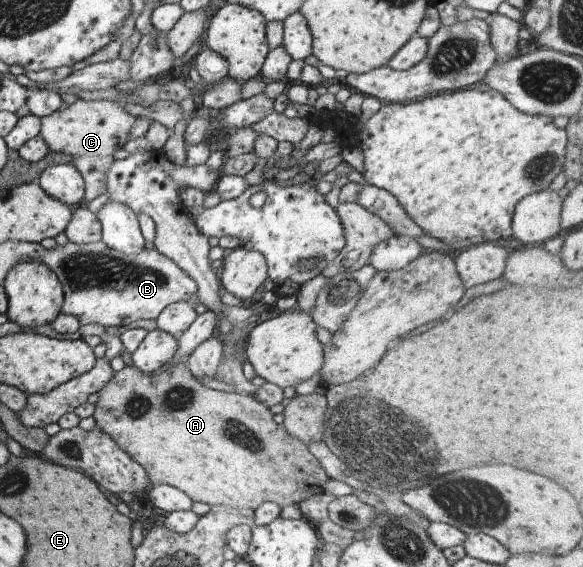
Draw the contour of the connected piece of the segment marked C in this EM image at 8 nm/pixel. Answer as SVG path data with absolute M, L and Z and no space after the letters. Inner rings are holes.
M77 99L64 110L57 110L41 118L39 135L44 139L50 151L72 154L71 162L84 177L85 197L88 204L100 194L107 192L107 176L114 154L130 140L130 131L135 119L124 110L123 104L116 99L86 101Z

